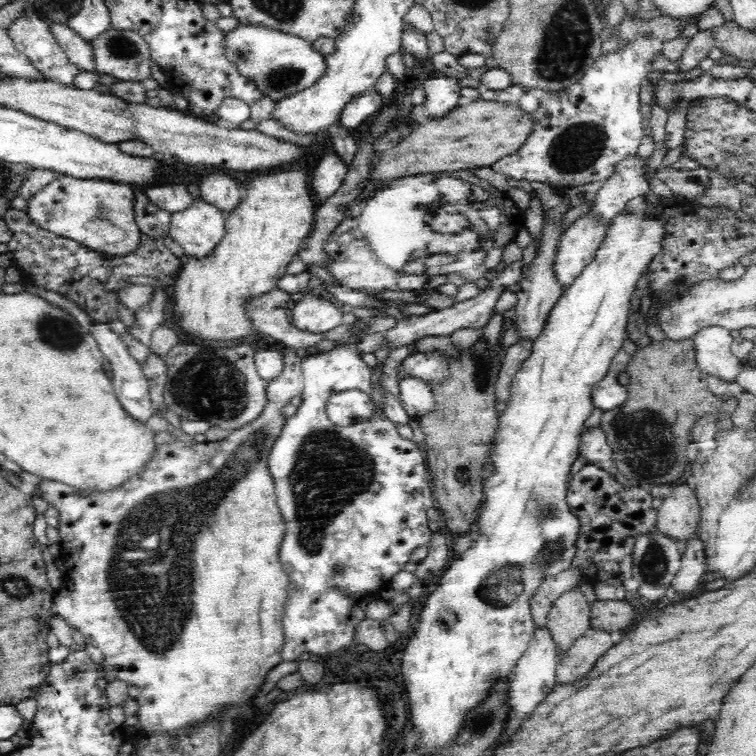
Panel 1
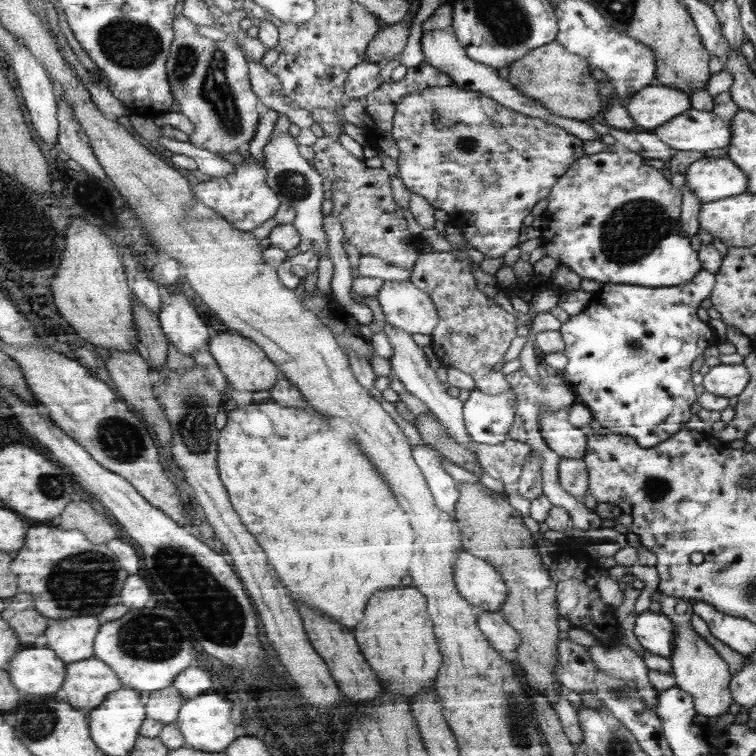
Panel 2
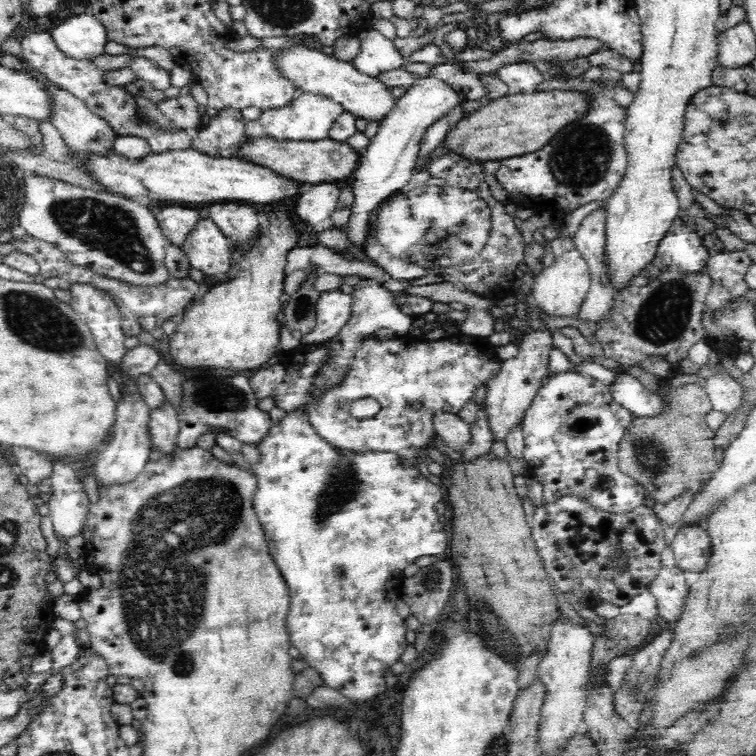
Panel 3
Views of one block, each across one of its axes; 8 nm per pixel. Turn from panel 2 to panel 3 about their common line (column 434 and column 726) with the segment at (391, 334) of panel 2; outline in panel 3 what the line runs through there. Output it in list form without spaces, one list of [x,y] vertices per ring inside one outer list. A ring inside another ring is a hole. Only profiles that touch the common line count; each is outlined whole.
[[[718,370],[706,379],[704,387],[712,404],[712,409],[726,416],[736,413],[744,403],[742,384],[734,380],[725,370]]]

